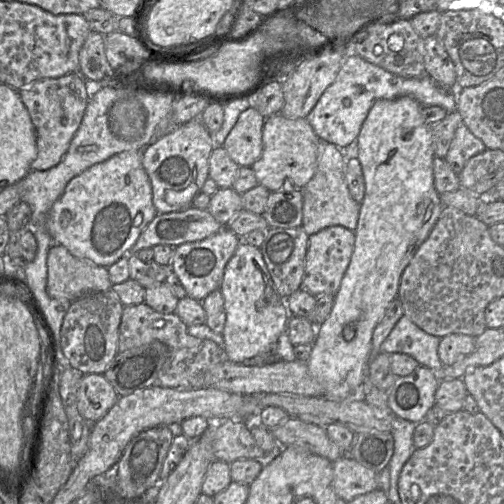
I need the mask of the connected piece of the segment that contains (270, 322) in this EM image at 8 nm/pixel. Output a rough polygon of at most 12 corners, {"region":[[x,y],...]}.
{"region":[[242,239],[220,291],[224,357],[279,358],[290,313]]}

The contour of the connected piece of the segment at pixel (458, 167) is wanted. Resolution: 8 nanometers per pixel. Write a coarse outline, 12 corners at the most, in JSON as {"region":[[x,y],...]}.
{"region":[[462,123],[444,159],[459,174],[468,160],[486,150]]}

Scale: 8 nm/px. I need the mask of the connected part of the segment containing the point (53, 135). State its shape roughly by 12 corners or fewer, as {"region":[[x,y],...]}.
{"region":[[77,71],[19,90],[36,129],[31,170],[62,160],[94,85]]}

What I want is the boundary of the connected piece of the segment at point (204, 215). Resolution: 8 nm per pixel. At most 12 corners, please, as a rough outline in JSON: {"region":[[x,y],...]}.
{"region":[[192,205],[157,213],[130,252],[202,240],[223,226]]}

